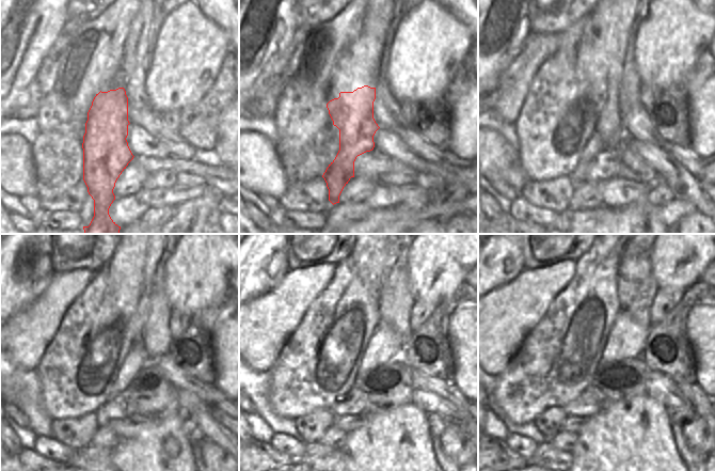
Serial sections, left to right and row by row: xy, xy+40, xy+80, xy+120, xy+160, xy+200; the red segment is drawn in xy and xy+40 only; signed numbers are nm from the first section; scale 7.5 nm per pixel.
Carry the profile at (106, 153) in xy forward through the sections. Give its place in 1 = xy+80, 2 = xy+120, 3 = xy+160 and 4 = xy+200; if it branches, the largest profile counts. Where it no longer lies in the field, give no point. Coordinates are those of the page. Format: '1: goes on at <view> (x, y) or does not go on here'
1: goes on at xy+80 (608, 129)
2: goes on at xy+120 (137, 358)
3: goes on at xy+160 (385, 344)
4: goes on at xy+200 (626, 340)

